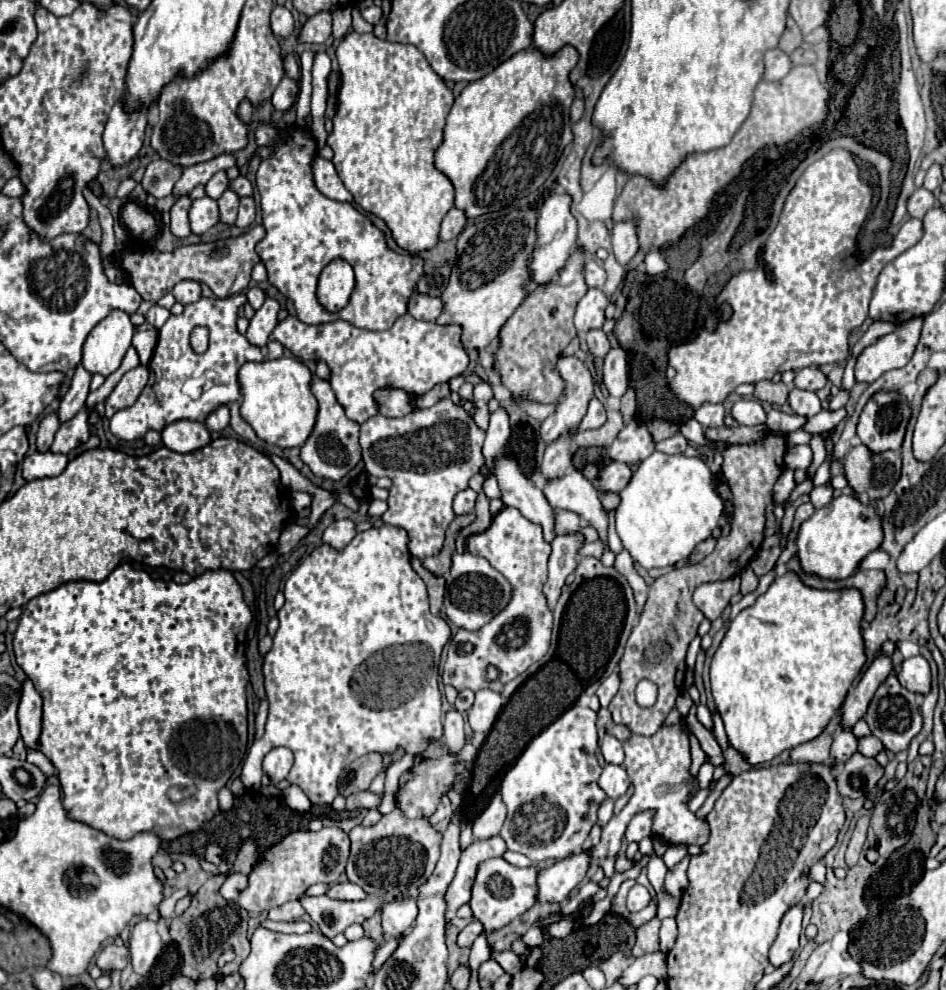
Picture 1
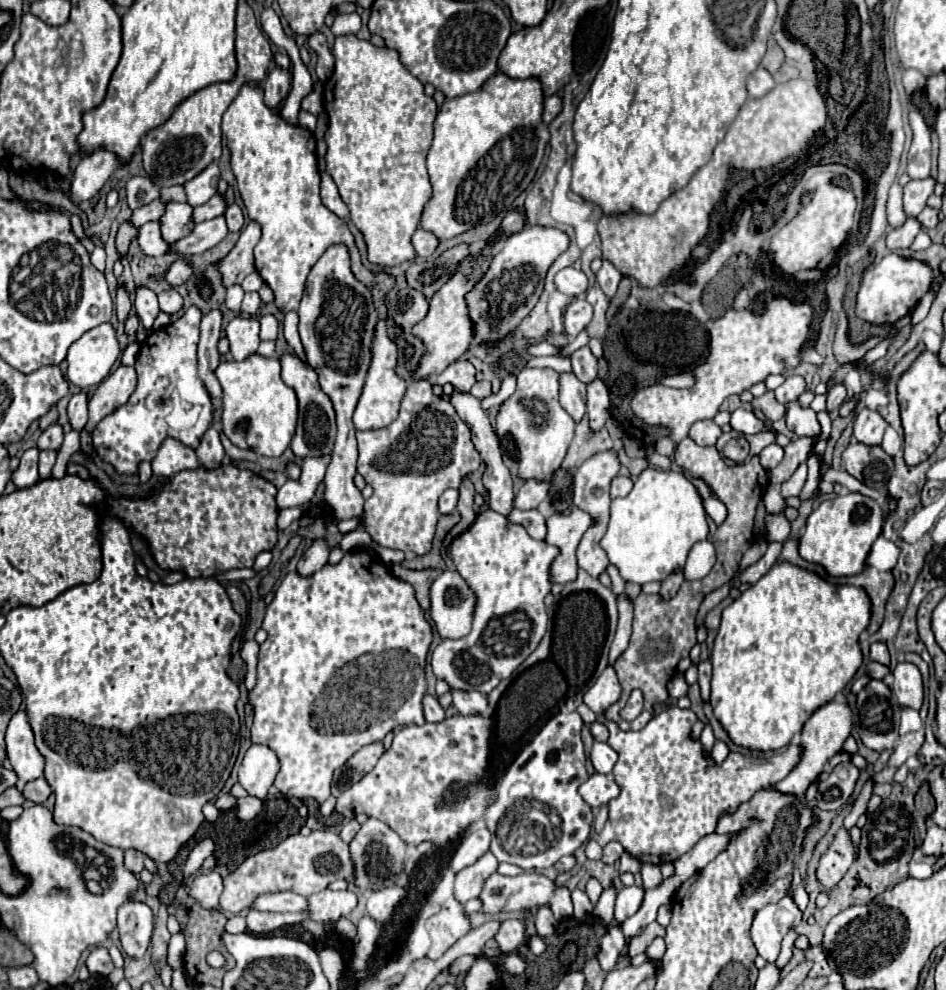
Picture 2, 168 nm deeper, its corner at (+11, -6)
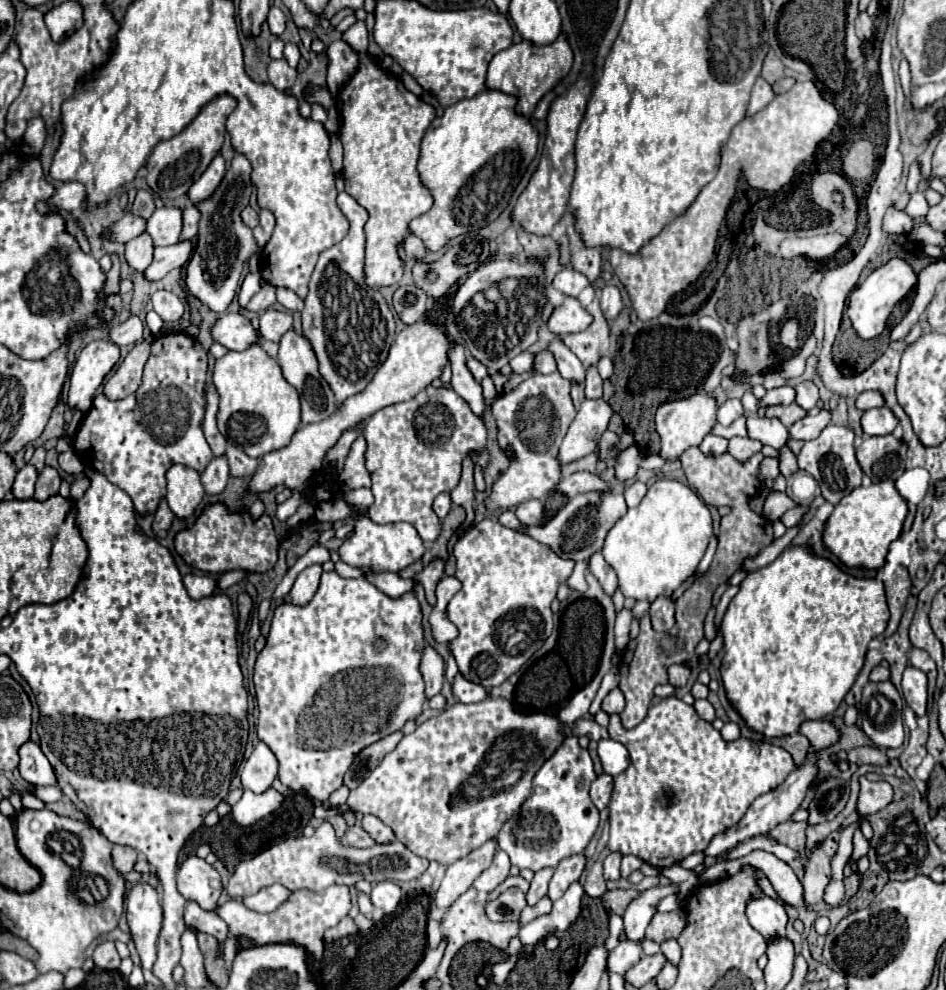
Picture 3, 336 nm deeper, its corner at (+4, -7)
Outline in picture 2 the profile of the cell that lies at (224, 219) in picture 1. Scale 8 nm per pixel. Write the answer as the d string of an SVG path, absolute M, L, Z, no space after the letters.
M218 216L218 218L196 224L194 230L186 238L172 244L170 252L184 254L184 256L186 254L202 254L204 250L216 246L226 234L228 234L226 220L224 220L224 216Z

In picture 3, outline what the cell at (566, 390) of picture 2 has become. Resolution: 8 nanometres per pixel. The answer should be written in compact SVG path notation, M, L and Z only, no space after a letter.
M553 339L547 347L549 353L553 353L555 361L557 361L557 369L563 377L571 379L571 381L585 381L585 367L581 365L581 361L577 359L577 355L563 343L563 339Z

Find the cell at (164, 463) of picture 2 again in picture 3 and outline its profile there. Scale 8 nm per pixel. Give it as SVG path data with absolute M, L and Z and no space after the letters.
M173 465L167 471L167 503L177 519L189 519L197 511L203 495L205 491L197 471L185 465Z

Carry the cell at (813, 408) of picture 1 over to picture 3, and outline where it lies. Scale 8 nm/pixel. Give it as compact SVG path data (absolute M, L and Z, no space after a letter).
M827 425L821 431L821 435L813 441L807 441L803 445L801 453L797 455L799 469L803 469L815 477L815 481L821 487L823 499L833 505L837 505L845 495L849 495L855 487L859 487L861 479L863 479L863 471L855 457L853 441L855 441L855 433L847 425Z

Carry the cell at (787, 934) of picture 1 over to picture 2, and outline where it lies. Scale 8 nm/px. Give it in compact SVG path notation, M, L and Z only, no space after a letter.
M786 894L776 904L764 906L754 916L752 930L750 930L758 954L766 962L776 962L780 954L782 938L788 934L788 930L796 928L800 922L802 922L802 912L790 894Z

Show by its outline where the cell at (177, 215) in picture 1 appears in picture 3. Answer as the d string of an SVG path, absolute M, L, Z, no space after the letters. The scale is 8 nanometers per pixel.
M141 233L139 237L125 243L125 259L129 267L133 267L135 271L145 271L147 265L151 263L151 257L153 257L153 243L147 233Z

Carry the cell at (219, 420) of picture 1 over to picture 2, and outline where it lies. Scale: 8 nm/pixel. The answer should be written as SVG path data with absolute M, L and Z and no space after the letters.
M210 426L206 430L206 434L202 436L202 442L196 448L196 454L206 468L216 468L224 460L224 448L220 444L220 434L216 428Z

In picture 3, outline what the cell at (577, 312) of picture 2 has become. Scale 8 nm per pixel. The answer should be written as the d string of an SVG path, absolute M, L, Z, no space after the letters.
M567 297L559 307L553 309L547 327L555 335L567 335L567 333L585 331L591 325L591 321L593 317L579 305L579 301Z

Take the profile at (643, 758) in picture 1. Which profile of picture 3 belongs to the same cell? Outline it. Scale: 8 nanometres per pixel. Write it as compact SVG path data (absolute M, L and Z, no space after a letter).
M675 695L665 697L665 699L661 699L659 703L651 705L649 711L647 711L647 717L645 717L637 727L633 727L633 729L625 729L625 727L621 725L619 715L611 715L609 737L615 739L615 741L619 741L619 743L623 743L623 745L627 747L627 751L629 751L629 755L631 755L631 765L629 765L621 775L617 775L617 777L613 779L615 787L613 787L613 795L611 795L611 801L609 801L609 843L607 843L607 847L609 847L609 851L617 851L617 853L621 853L621 855L635 855L635 857L643 859L645 863L649 863L649 865L653 865L653 867L657 867L657 869L669 867L669 865L673 865L673 863L681 863L681 861L683 861L687 855L691 855L691 853L705 851L715 835L725 833L729 827L737 825L737 823L743 819L745 811L751 807L751 803L753 803L759 795L765 795L765 793L773 791L773 787L781 785L781 783L787 779L787 775L795 769L791 755L789 755L783 747L777 747L777 745L773 745L773 743L769 743L769 741L751 741L751 739L745 739L745 737L739 737L739 739L735 739L735 741L725 741L725 739L721 737L721 733L719 733L711 723L703 721L691 705L683 703L683 701L677 699Z

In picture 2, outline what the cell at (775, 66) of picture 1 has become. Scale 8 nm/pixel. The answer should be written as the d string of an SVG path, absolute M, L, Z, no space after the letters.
M758 66L748 76L748 94L750 94L750 98L760 98L766 92L770 92L774 86L776 86L776 82L774 82L772 74L766 68L762 68L762 66Z

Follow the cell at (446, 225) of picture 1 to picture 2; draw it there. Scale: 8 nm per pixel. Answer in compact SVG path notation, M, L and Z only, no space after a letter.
M418 228L418 230L414 232L414 236L412 236L412 244L414 244L414 250L416 250L418 256L422 256L422 258L430 258L430 256L434 254L434 250L438 248L440 240L434 238L434 234L430 234L428 230Z

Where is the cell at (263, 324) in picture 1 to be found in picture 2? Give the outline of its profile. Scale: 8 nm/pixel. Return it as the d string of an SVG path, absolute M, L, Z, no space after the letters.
M236 316L226 326L226 336L230 340L230 354L234 360L242 362L258 350L258 344L260 344L258 330L260 330L258 318Z

